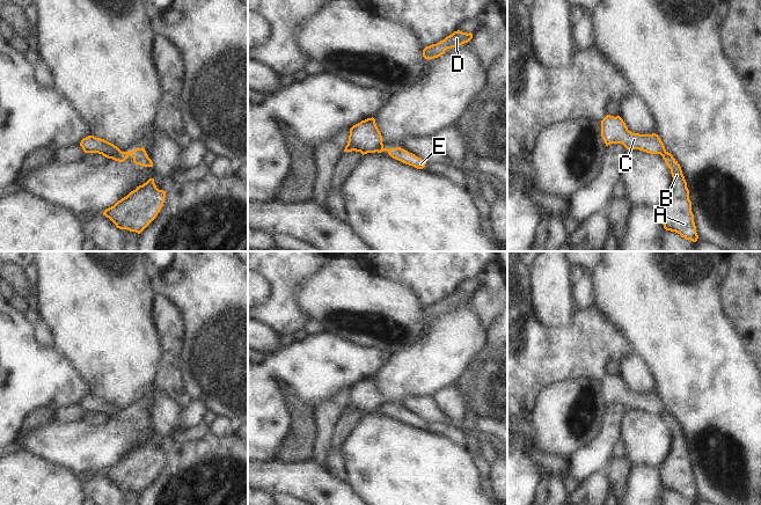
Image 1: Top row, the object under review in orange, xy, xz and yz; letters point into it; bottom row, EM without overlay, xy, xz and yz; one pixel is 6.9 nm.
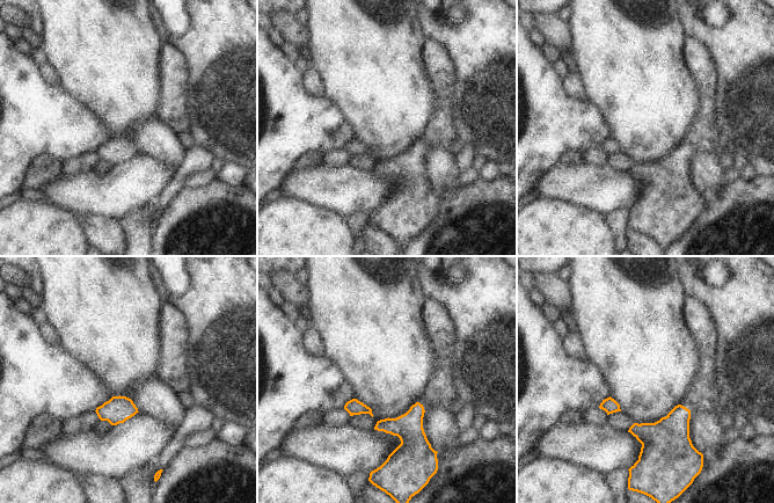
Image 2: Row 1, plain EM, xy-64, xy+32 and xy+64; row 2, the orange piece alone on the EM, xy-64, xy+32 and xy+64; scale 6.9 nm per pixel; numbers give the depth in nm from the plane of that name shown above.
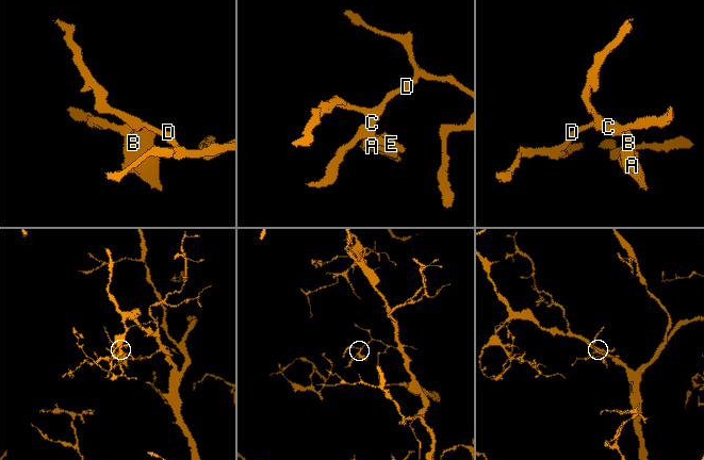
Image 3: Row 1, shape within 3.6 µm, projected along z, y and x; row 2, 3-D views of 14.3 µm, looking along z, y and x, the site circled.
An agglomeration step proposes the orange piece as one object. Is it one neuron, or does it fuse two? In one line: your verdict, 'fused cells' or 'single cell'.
fused cells

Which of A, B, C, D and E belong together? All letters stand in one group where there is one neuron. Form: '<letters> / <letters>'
A B E / C D

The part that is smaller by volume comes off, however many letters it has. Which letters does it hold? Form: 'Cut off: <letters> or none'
Cut off: A, B, E

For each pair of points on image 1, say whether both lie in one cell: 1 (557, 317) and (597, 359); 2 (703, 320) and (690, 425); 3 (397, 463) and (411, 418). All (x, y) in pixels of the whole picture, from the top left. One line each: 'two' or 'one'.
1: two
2: one
3: two

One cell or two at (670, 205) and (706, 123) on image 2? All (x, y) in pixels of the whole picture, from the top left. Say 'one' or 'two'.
one

